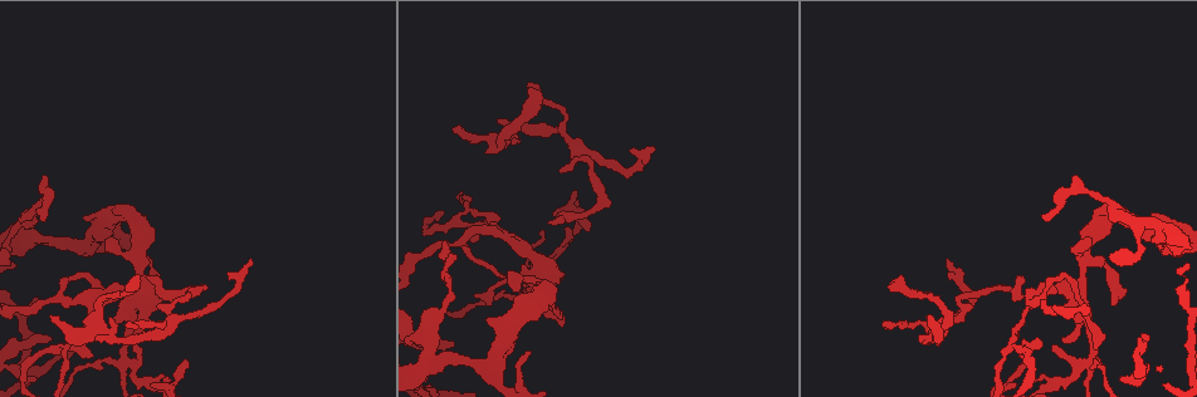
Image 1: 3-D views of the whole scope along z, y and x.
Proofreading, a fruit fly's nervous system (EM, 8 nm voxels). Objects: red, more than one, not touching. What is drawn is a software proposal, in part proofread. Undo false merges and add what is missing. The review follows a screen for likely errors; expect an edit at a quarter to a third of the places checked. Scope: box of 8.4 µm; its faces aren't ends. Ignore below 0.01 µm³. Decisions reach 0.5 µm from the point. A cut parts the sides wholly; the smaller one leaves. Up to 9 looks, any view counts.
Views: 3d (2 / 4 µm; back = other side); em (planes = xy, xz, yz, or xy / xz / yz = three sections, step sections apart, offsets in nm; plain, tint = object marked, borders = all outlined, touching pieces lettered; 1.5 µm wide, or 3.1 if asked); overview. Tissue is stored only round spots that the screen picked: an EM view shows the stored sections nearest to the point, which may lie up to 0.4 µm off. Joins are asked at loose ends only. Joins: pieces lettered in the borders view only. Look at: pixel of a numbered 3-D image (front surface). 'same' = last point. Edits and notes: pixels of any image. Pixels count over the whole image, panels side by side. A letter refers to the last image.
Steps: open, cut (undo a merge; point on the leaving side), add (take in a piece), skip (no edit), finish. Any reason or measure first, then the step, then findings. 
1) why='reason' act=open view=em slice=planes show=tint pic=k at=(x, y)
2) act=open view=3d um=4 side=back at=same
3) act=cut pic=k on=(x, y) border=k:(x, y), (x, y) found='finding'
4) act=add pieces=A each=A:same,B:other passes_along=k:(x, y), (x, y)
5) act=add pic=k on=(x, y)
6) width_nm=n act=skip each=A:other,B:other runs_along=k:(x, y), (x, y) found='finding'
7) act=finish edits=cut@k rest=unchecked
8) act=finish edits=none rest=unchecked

act=open view=em slice=xz step=8 show=tint pic=1 at=(127, 351)

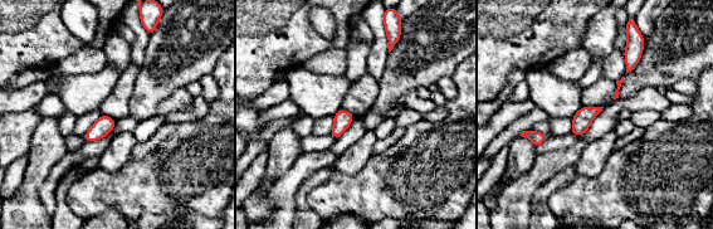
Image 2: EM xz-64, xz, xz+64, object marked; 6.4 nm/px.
act=open view=em slice=planes show=borders at=same

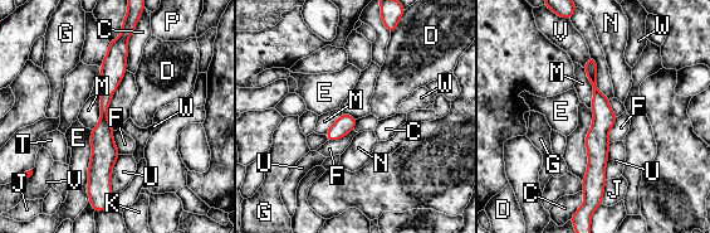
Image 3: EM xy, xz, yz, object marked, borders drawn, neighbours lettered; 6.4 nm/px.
width_nm=110 act=skip each=C:other,D:other,E:other,F:other,G:other,J:other,K:other,M:other,N:other,P:other,T:other,U:other,V:other,W:other runs_along=3:(121, 42), (103, 112), (108, 193) found='continuous, no second neuron'

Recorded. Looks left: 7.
why='an open end' act=open view=em slice=planes show=borders pic=1 at=(529, 351)

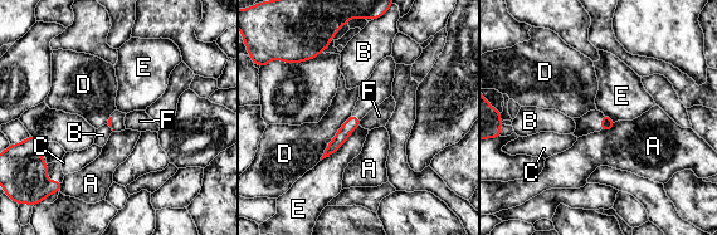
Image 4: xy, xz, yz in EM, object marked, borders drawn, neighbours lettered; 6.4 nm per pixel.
longest_contact=D:360nm act=skip each=A:other,B:other,C:other,D:other,E:other,F:other found='none of them fits'

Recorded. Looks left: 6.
act=open view=em slice=planes show=borders pic=1 at=(188, 361)

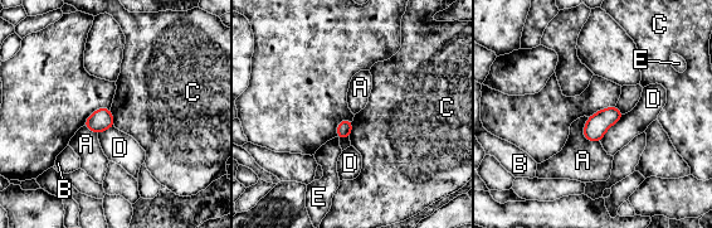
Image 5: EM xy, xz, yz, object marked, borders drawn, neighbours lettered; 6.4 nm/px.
longest_contact=D:240nm act=skip each=A:other,B:other,C:other,D:other,E:other border=5:(589, 117), (584, 136), (599, 142) found='no lettered piece goes on from it'

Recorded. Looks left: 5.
why='free end' act=open view=3d um=4 pic=1 at=(50, 314)

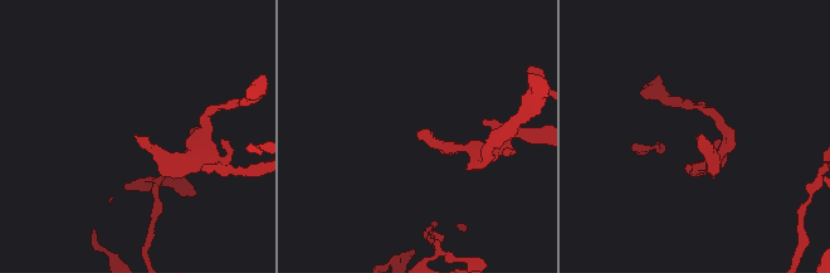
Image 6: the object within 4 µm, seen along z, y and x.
why='now the EM' act=open view=em slice=yz step=4 show=tint pic=6 at=(418, 132)

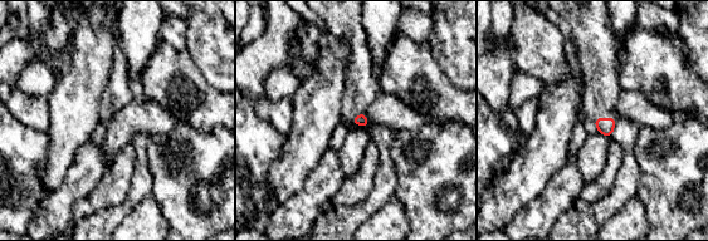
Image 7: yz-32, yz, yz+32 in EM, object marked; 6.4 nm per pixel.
why='cut it another way' act=open view=em slice=planes show=borders at=same

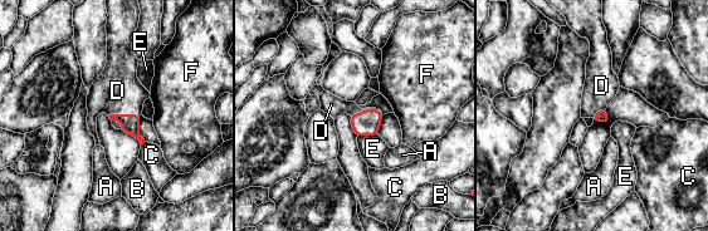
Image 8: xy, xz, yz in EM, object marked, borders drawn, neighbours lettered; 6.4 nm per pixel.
act=add pieces=D each=A:other,B:other,C:other,D:same,E:other,F:other found='the neuron continues'

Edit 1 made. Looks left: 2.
act=finish edits=add@8 rest=unchecked

